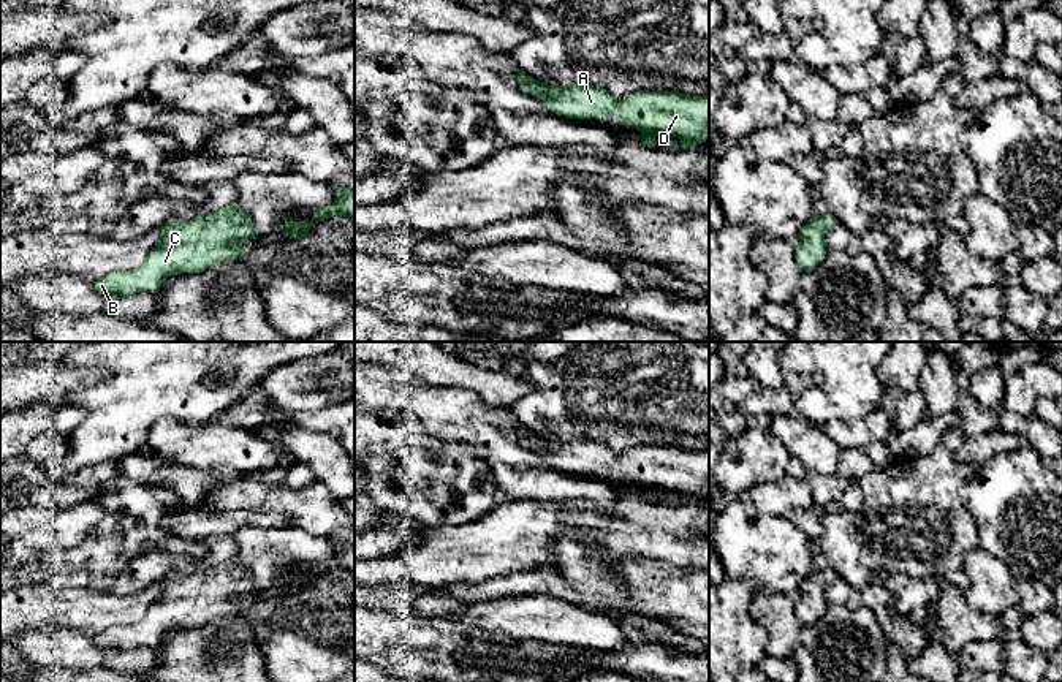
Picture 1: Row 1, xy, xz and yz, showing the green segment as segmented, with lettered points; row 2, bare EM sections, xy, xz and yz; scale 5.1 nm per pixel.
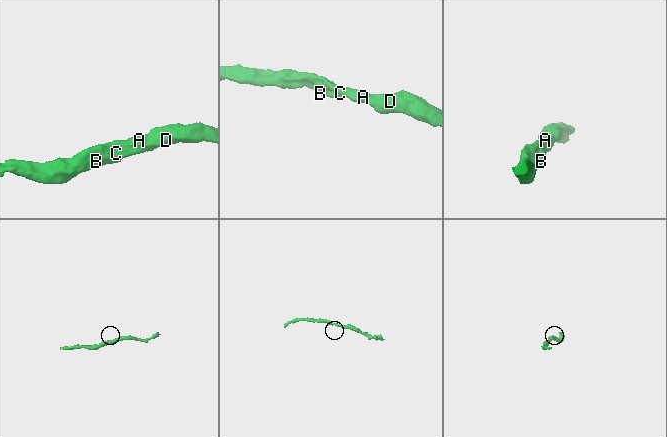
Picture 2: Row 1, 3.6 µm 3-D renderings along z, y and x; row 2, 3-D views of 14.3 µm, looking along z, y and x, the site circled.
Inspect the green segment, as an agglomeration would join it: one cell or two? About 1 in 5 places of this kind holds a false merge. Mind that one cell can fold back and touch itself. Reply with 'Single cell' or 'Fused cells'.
Single cell

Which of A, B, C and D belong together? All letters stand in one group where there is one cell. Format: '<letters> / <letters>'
A B C D

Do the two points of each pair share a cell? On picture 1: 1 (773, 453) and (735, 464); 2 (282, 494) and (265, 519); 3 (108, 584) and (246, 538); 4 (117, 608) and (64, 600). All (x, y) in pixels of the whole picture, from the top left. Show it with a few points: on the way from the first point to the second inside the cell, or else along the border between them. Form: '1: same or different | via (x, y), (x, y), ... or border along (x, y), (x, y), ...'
1: same | via (763, 456), (752, 456), (744, 462)
2: different | border along (233, 511), (282, 513), (295, 526)
3: different | border along (230, 535), (236, 545), (236, 556)
4: same | via (105, 608), (92, 608), (84, 600), (76, 600)

